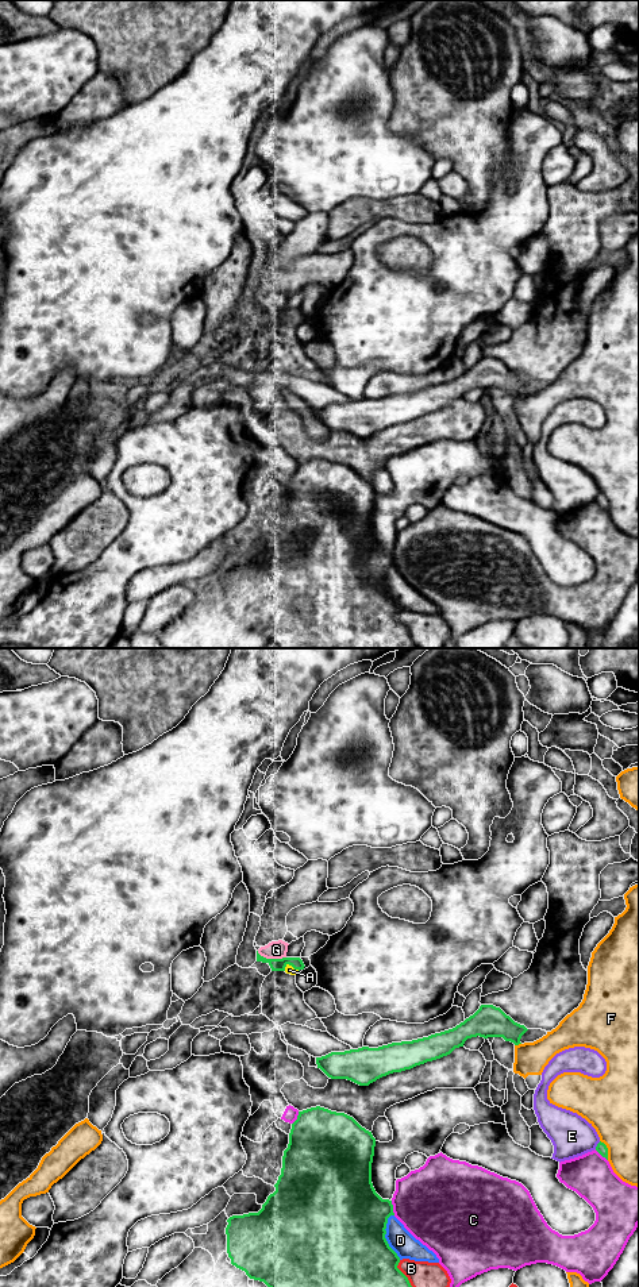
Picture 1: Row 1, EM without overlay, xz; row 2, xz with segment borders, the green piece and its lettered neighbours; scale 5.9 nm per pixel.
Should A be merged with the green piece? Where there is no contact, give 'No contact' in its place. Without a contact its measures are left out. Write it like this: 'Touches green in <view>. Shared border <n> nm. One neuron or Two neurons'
Touches green in xz. Shared border 100 nm. Two neurons

